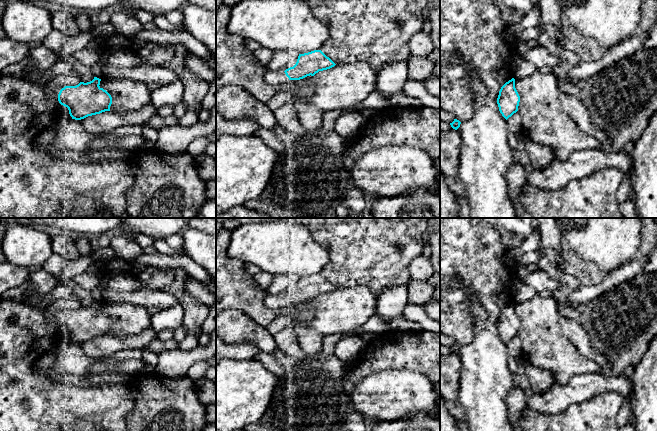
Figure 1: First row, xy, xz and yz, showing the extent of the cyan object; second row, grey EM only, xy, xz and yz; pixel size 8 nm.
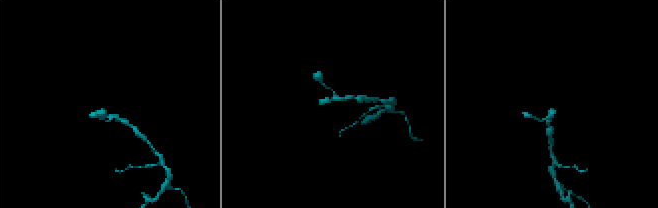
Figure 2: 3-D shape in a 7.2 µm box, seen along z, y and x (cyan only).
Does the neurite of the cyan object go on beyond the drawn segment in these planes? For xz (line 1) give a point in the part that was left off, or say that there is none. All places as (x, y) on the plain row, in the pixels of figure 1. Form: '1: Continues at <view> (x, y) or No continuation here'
1: Continues at xz (278, 301)

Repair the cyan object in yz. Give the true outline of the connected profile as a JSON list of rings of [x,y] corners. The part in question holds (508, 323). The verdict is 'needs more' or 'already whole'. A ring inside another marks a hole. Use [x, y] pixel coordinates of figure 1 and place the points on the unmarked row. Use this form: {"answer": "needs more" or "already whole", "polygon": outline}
{"answer": "already whole", "polygon": [[[512,302],[501,311],[497,322],[499,335],[506,344],[518,335],[519,326],[520,320]]]}

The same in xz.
{"answer": "needs more", "polygon": [[[314,274],[299,278],[296,288],[285,295],[268,293],[264,304],[270,309],[279,310],[289,304],[300,304],[310,299],[314,300],[319,295],[330,293],[335,289],[321,274]]]}

